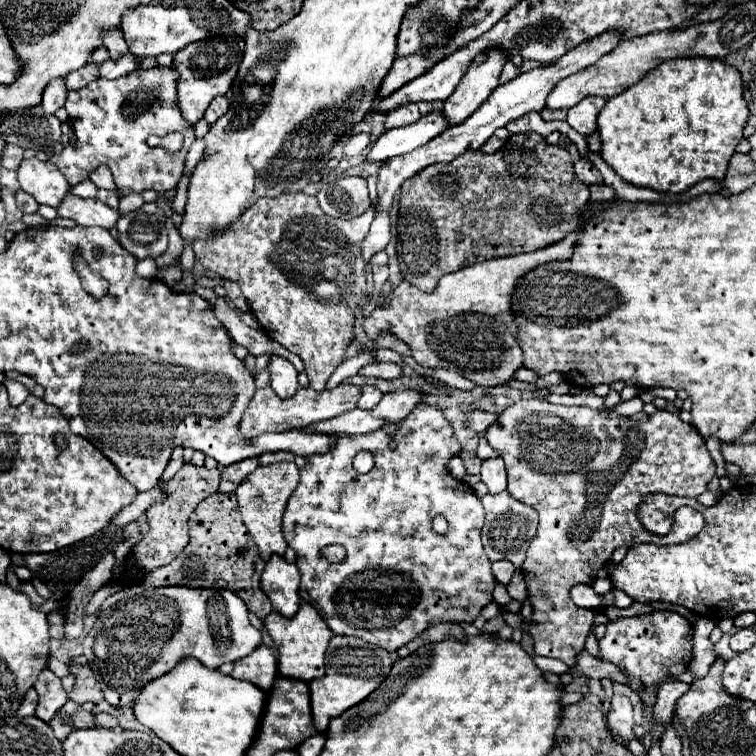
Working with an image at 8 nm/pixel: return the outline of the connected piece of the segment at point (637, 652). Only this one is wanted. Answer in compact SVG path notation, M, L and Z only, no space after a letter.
M653 611L635 617L619 617L605 625L605 635L599 641L599 657L617 663L625 675L633 675L645 683L645 691L641 691L643 703L643 719L655 727L653 707L657 703L659 683L665 679L677 679L683 671L687 671L693 657L693 627L691 623L675 613L675 611Z

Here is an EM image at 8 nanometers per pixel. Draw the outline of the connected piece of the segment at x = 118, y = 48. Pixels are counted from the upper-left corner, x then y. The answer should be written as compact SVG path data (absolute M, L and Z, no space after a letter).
M119 29L107 31L107 35L105 35L105 47L109 49L109 55L113 59L119 59L121 55L129 53L129 47L125 47L125 37L121 35Z

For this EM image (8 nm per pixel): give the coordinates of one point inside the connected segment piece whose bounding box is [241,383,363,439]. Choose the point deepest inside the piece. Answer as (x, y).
(267, 413)

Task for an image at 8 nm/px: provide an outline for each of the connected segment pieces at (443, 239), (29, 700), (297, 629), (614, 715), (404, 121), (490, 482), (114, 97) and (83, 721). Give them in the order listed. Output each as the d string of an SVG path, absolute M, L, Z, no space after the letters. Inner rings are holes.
M517 135L493 155L477 149L465 151L449 163L429 165L401 187L397 255L403 279L421 291L433 291L437 281L447 273L487 259L529 253L553 245L579 225L587 203L589 187L575 177L569 151L547 145L543 137L527 141L527 135Z
M31 689L25 695L25 699L23 699L23 703L21 703L21 707L17 710L16 715L19 717L27 717L27 715L33 715L35 709L37 709L37 693Z
M303 603L301 609L293 619L285 619L277 613L271 613L265 621L265 627L269 635L273 637L277 651L279 651L279 675L299 681L313 681L319 679L325 671L325 651L329 645L329 639L333 637L333 631L327 627L323 617L317 613L315 607Z
M613 695L611 699L611 707L609 707L609 715L607 715L607 723L613 735L621 737L621 739L631 739L633 737L633 705L627 697L623 695Z
M409 103L405 107L397 107L393 111L387 113L387 121L385 121L385 129L393 129L393 127L405 127L405 125L413 125L417 123L417 119L421 119L421 113L417 109L415 103Z
M501 457L485 459L481 465L481 479L487 485L489 493L501 493L507 489L507 471Z
M155 67L149 71L137 69L113 81L95 79L89 87L69 91L65 109L77 141L73 145L65 145L63 151L49 157L49 161L63 171L71 187L89 179L99 165L107 165L121 195L141 193L143 189L153 189L157 193L171 191L183 175L187 151L195 141L193 125L181 117L177 107L175 81L177 73L173 69ZM173 131L179 131L185 137L179 153L169 155L163 147L149 147L147 139L151 135L163 137Z
M67 701L51 719L49 723L53 727L53 733L59 741L63 741L71 731L85 729L85 727L95 727L95 715L85 711L79 703Z

